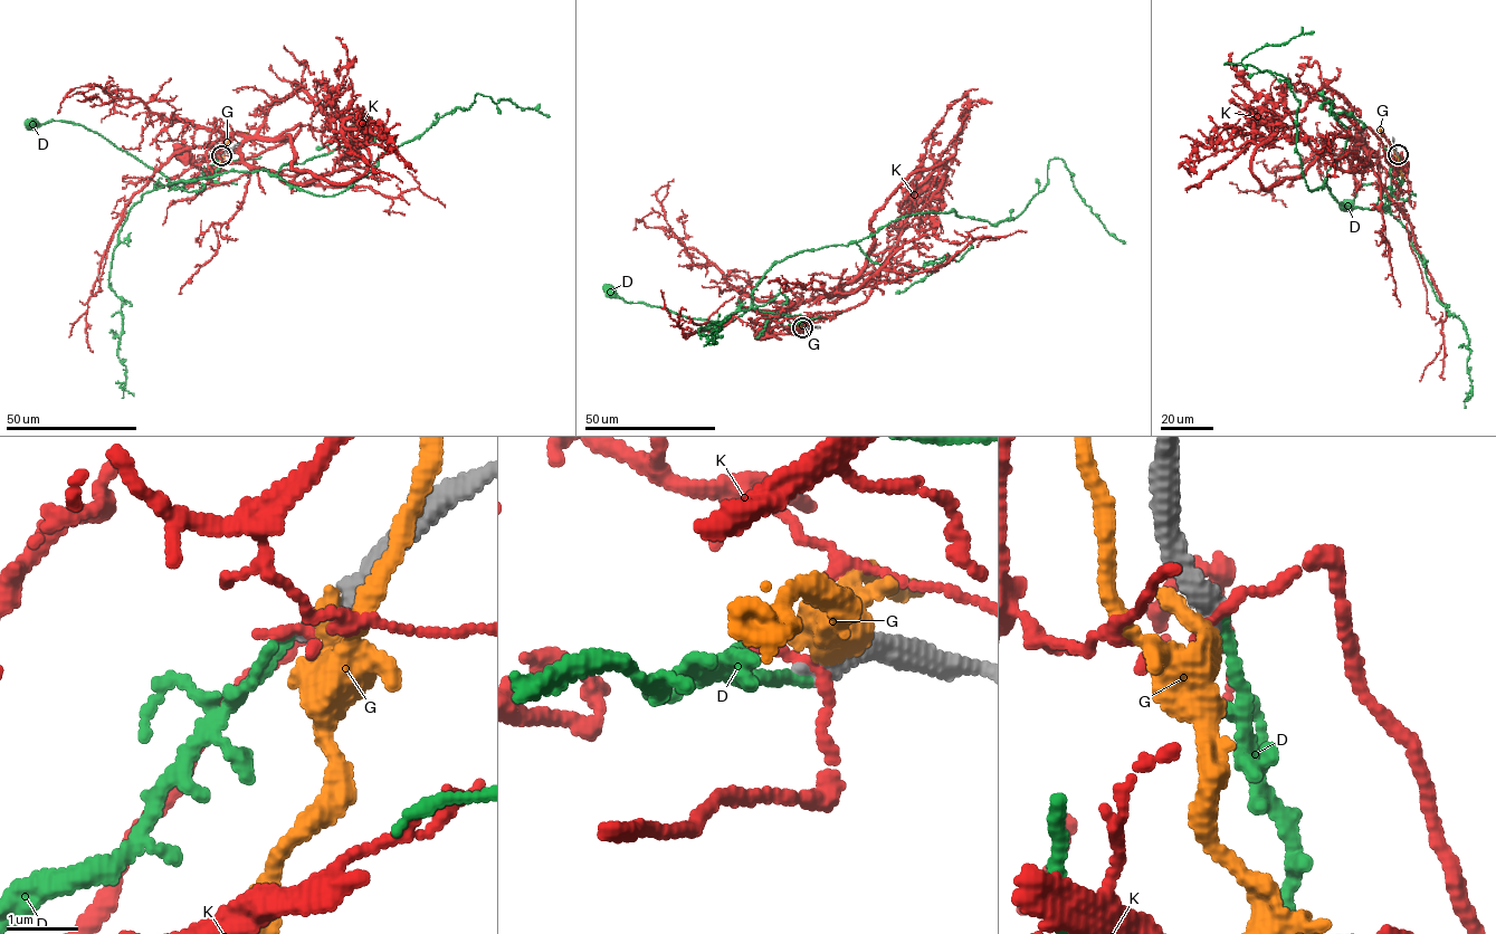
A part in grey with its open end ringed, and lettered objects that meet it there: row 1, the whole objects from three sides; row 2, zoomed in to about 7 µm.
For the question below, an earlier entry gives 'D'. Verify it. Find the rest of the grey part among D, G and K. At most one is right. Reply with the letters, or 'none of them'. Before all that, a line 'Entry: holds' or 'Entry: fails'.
Entry: holds
D

